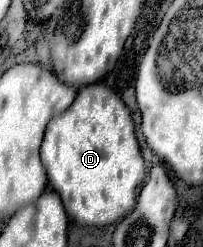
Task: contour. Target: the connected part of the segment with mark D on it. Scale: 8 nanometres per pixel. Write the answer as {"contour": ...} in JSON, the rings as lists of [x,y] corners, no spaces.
{"contour":[[[92,83],[78,91],[74,103],[48,123],[40,155],[48,173],[48,183],[62,197],[66,213],[78,225],[88,225],[88,227],[112,225],[124,219],[128,213],[132,213],[136,205],[138,185],[144,181],[146,167],[138,147],[130,111],[120,99],[120,95],[116,95],[116,91],[112,91],[108,85]]]}

